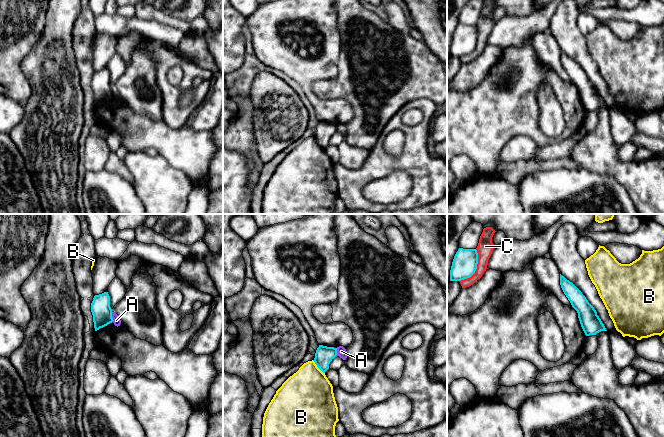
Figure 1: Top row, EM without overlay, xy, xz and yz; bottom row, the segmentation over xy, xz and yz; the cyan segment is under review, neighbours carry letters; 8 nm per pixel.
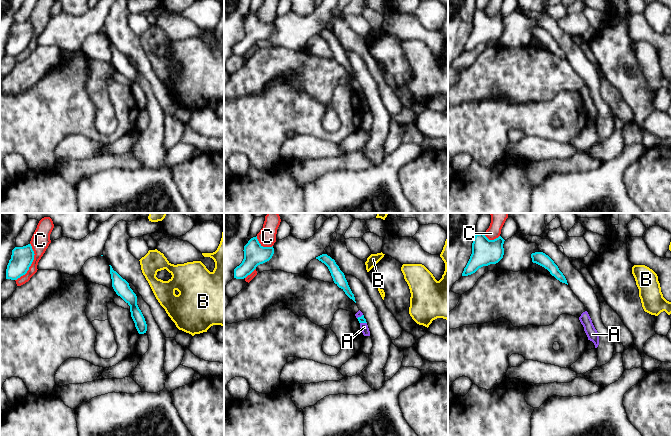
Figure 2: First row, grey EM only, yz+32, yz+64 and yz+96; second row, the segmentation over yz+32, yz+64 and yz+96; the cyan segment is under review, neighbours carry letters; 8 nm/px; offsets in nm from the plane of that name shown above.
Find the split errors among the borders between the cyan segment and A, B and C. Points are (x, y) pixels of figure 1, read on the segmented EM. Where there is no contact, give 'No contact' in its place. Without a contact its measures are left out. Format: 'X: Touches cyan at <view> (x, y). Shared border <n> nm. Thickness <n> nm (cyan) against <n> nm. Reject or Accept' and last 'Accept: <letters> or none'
A: Touches cyan at xy (111, 317). Shared border 80 nm. Thickness 160 nm (cyan) against 60 nm. Reject
B: Touches cyan at xz (318, 367). Shared border 150 nm. Thickness 140 nm (cyan) against 420 nm. Reject
C: Touches cyan at yz (476, 268). Shared border 300 nm. Thickness 200 nm (cyan) against 130 nm. Reject
Accept: none

